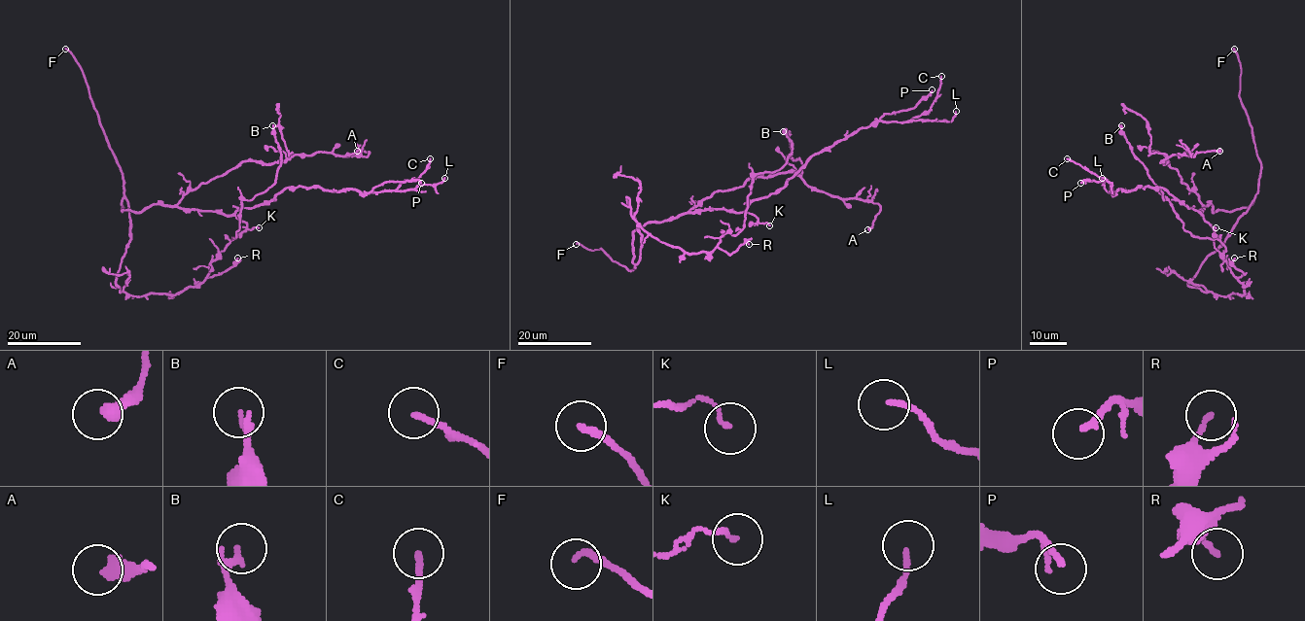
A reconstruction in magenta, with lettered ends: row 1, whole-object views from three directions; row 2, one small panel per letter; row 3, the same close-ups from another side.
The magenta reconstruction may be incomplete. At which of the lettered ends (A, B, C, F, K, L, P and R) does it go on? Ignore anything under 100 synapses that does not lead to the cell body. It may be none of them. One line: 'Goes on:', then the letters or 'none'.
Goes on: F

